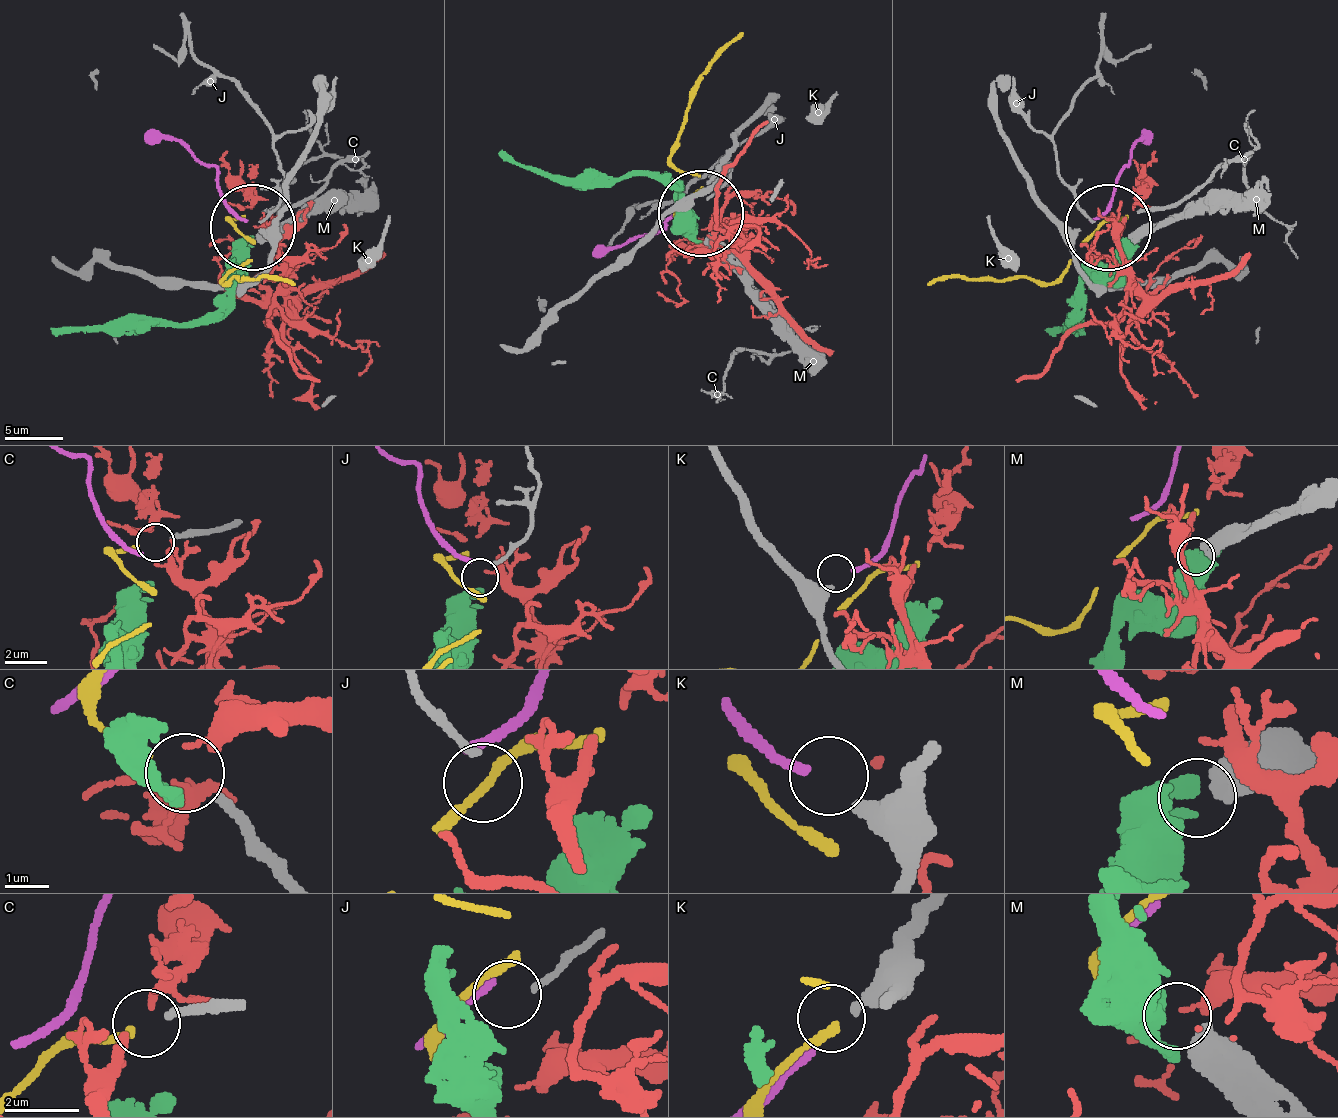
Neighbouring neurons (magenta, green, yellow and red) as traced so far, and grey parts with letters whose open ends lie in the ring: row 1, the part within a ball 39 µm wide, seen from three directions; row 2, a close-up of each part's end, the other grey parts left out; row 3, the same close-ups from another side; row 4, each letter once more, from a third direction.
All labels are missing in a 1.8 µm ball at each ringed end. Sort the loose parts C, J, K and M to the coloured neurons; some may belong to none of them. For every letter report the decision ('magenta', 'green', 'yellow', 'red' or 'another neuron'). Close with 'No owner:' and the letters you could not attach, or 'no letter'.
C: yellow
J: another neuron
K: magenta
M: green
No owner: J

